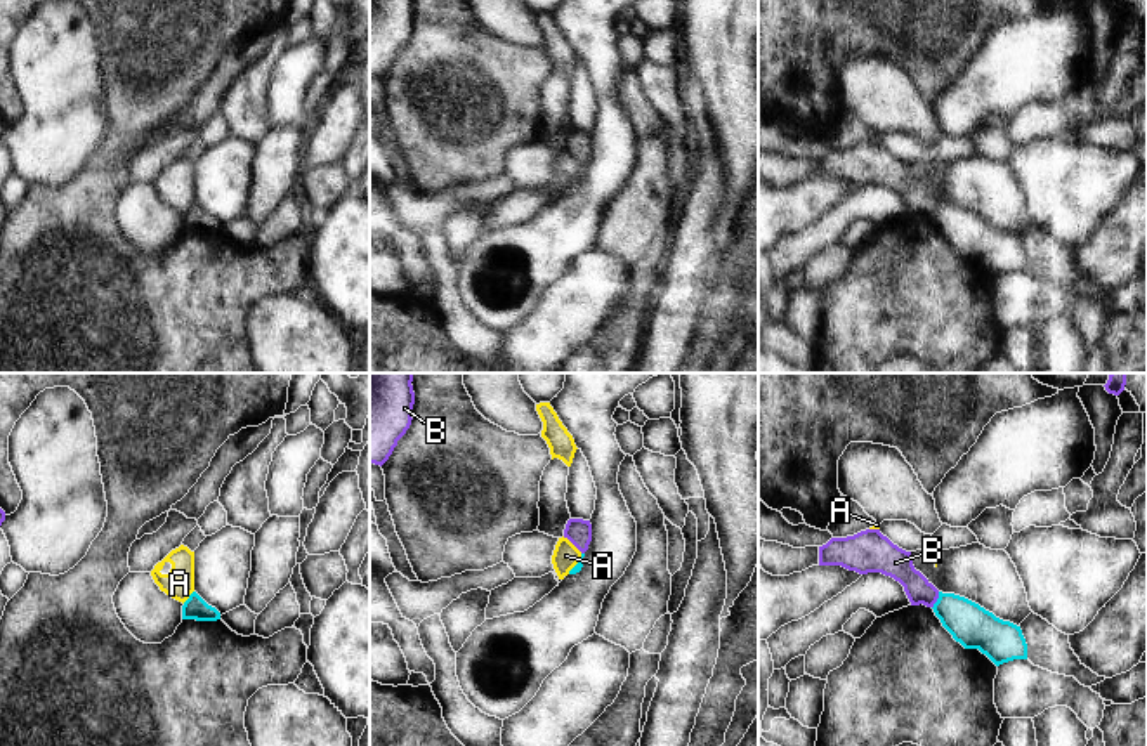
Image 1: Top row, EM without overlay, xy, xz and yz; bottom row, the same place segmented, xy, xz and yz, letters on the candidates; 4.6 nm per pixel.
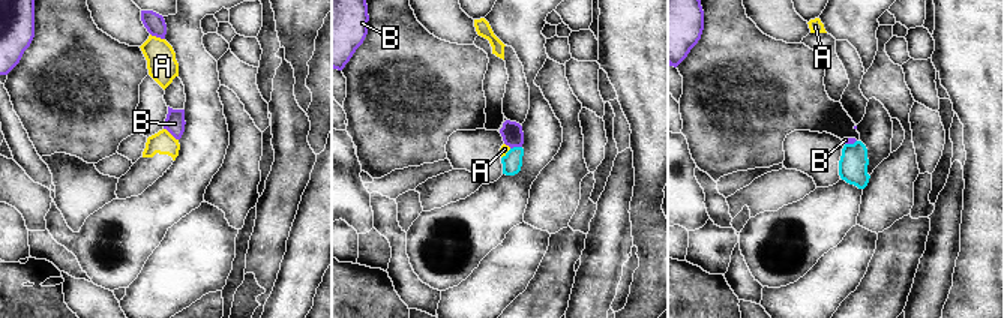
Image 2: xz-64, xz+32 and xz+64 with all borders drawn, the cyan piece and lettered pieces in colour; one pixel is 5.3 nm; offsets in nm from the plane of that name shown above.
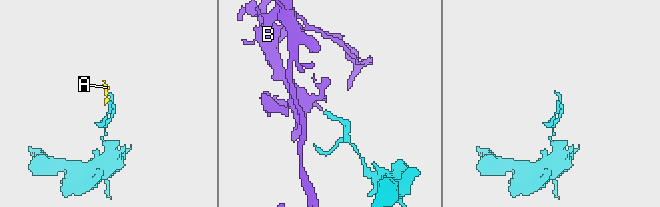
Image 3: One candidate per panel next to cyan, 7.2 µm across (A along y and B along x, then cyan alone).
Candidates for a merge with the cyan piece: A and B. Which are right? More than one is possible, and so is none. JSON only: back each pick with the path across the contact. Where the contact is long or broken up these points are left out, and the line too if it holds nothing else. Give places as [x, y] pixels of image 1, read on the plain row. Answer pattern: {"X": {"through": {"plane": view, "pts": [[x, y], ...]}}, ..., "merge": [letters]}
{"merge": []}

